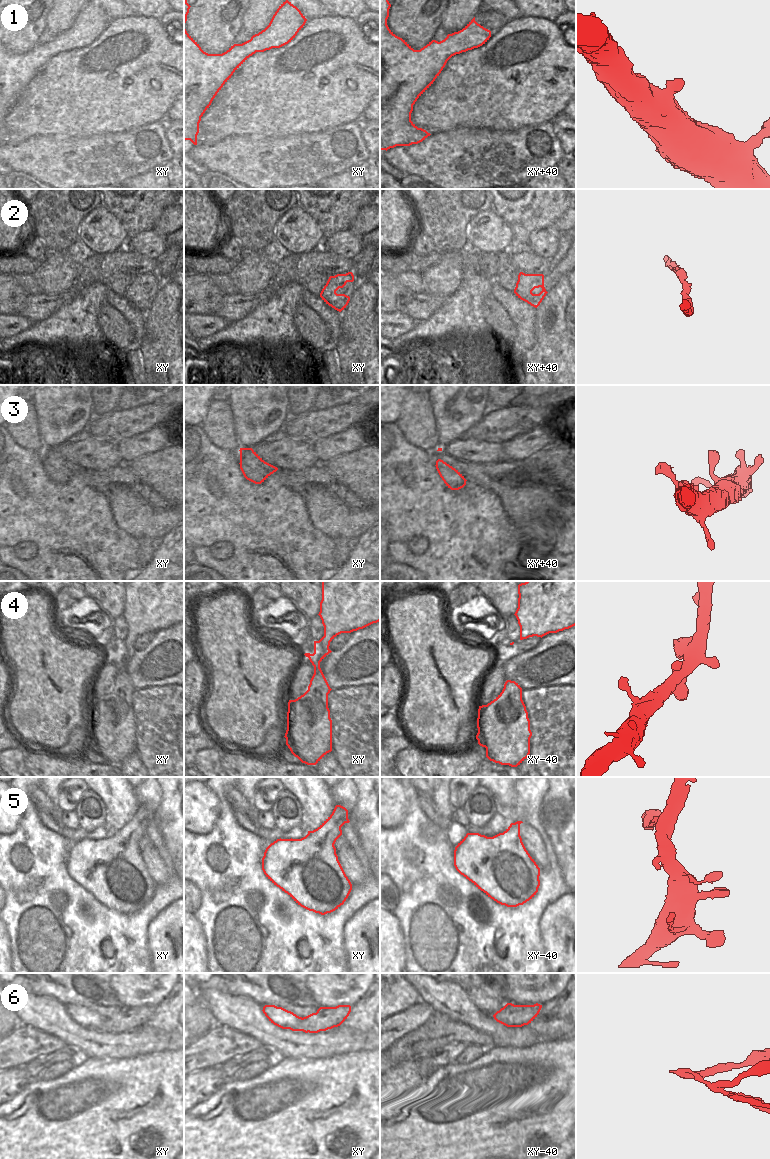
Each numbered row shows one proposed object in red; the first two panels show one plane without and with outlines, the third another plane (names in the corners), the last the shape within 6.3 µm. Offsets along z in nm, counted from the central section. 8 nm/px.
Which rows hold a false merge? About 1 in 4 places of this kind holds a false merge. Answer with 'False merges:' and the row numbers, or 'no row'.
False merges: 6

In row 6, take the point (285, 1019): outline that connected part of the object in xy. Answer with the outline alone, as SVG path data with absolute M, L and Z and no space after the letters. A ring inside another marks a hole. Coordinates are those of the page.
M277 1006L276 1007L263 1007L262 1011L271 1023L273 1023L274 1025L282 1029L290 1029L292 1031L303 1031L305 1033L308 1033L307 1031L303 1030L302 1017L297 1016L291 1011L288 1011L282 1007L277 1007Z

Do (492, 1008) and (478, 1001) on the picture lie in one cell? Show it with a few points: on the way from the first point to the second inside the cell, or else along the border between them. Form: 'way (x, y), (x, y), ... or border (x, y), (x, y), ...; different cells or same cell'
way (489, 1006), (481, 1004); same cell

